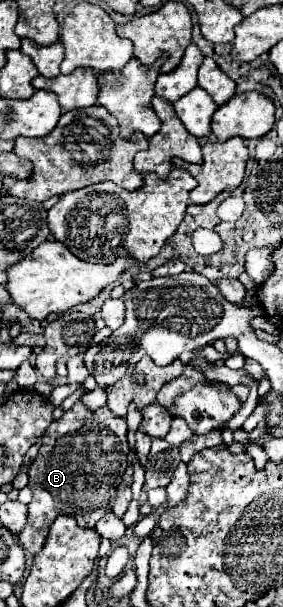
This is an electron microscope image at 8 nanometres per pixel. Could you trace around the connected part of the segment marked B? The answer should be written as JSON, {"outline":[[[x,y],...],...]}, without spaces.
{"outline":[[[76,402],[44,432],[44,444],[28,470],[28,486],[34,492],[28,504],[28,524],[18,536],[30,554],[40,552],[56,516],[68,514],[76,518],[78,526],[94,528],[94,524],[112,510],[116,488],[128,466],[126,456],[130,448],[126,442],[126,424],[114,414],[108,418],[106,410],[98,422],[94,420],[96,416],[98,412],[90,412],[82,402]]]}

